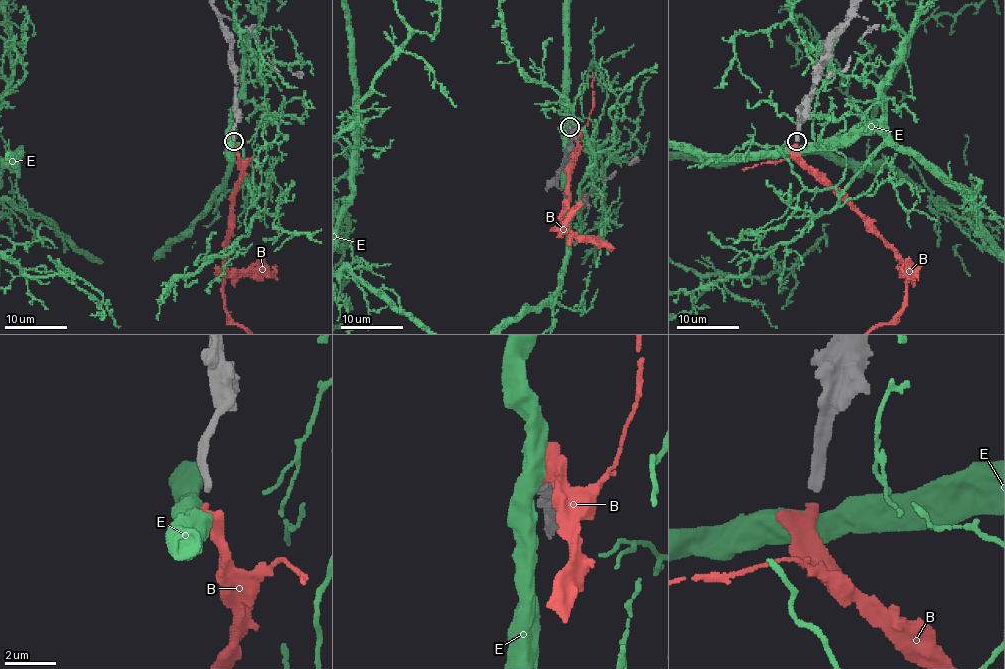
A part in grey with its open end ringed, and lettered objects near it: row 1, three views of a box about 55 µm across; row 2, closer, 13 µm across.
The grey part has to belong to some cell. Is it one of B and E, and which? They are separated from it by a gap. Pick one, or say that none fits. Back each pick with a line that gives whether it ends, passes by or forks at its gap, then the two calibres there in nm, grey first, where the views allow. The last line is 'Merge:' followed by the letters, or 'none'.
B: it ends | 320/380 nm
Merge: B

